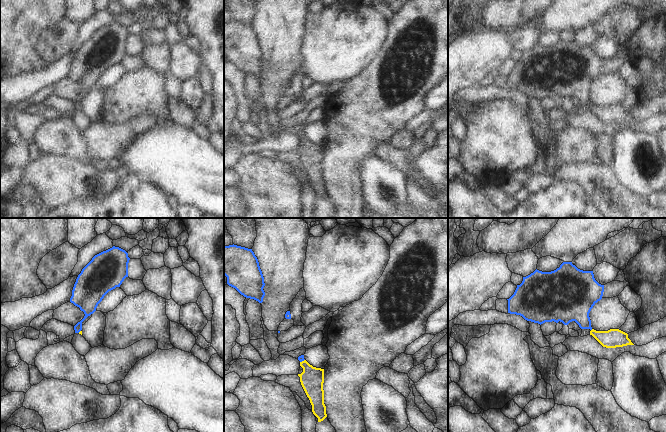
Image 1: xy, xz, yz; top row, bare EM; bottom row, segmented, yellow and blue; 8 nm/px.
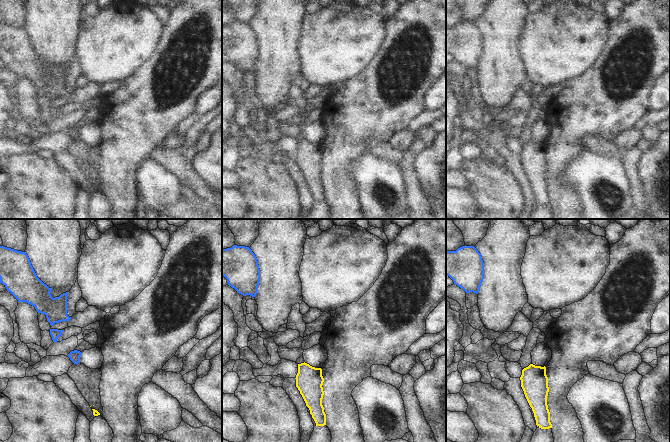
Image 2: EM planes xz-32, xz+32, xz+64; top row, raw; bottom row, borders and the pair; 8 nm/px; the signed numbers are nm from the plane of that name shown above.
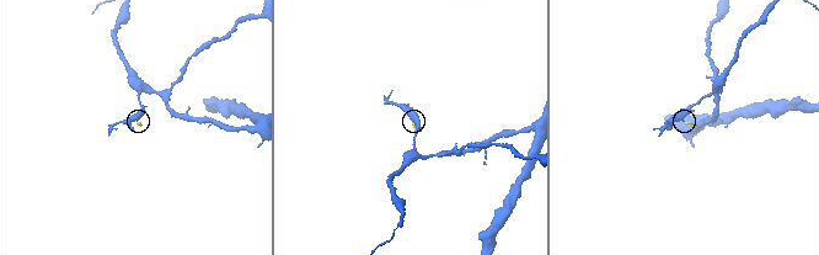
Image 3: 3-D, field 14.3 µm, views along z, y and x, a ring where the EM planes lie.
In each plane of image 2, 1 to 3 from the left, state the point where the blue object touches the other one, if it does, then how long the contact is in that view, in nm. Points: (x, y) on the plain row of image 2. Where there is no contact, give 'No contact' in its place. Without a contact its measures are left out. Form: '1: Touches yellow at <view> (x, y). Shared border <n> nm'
1: No contact
2: No contact
3: No contact

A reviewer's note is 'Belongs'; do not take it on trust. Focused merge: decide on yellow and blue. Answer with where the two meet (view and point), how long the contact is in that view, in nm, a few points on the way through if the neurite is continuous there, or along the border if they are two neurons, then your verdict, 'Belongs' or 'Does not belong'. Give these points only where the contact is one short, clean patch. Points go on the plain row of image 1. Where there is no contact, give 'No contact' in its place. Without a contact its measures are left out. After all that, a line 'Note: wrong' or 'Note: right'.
Touches yellow at xz (302, 137). Shared border 50 nm. Path across: xz (312, 154), (302, 137), (301, 134). Belongs
Note: right

